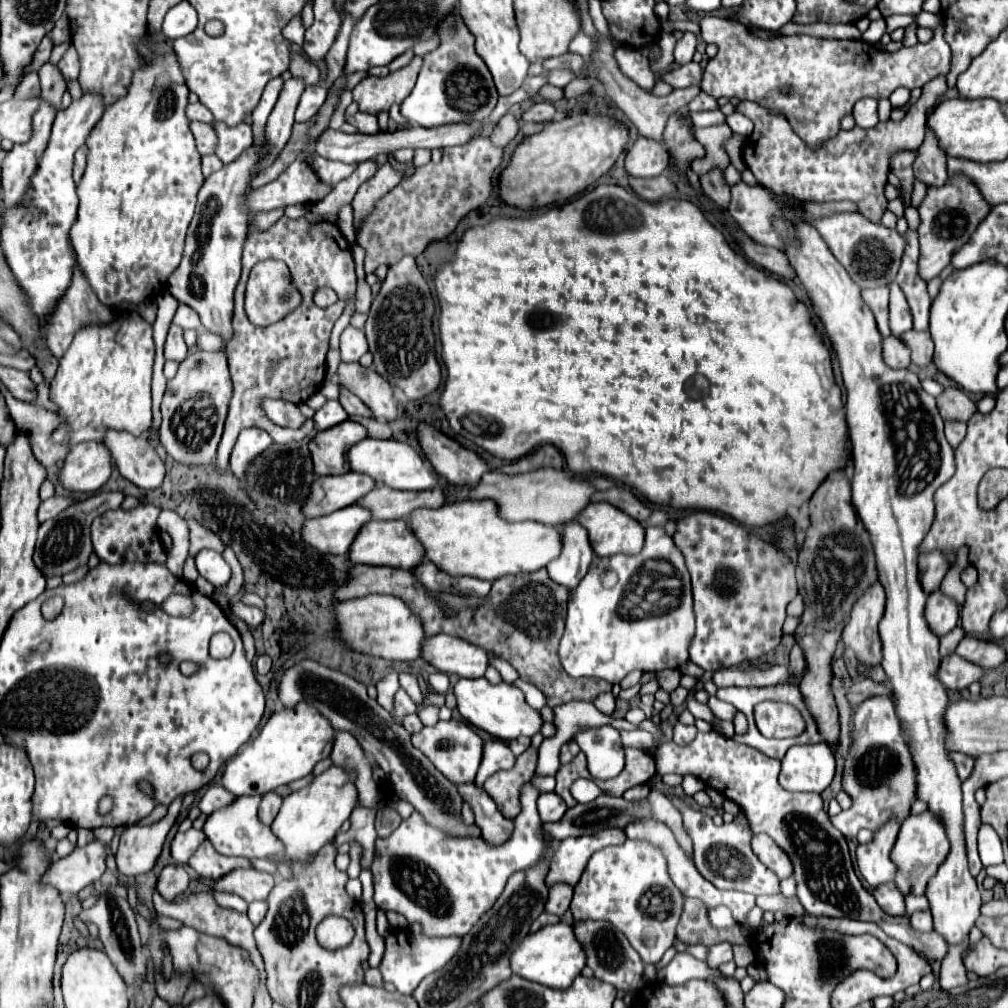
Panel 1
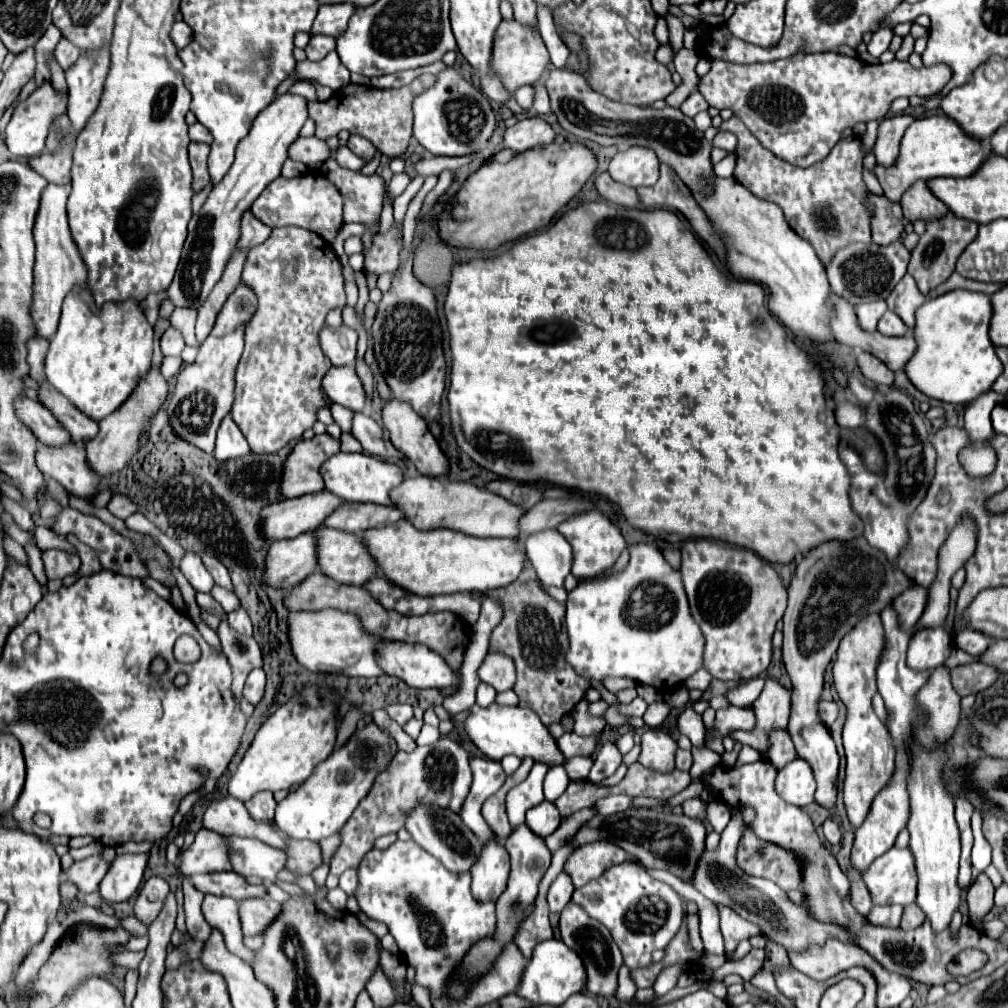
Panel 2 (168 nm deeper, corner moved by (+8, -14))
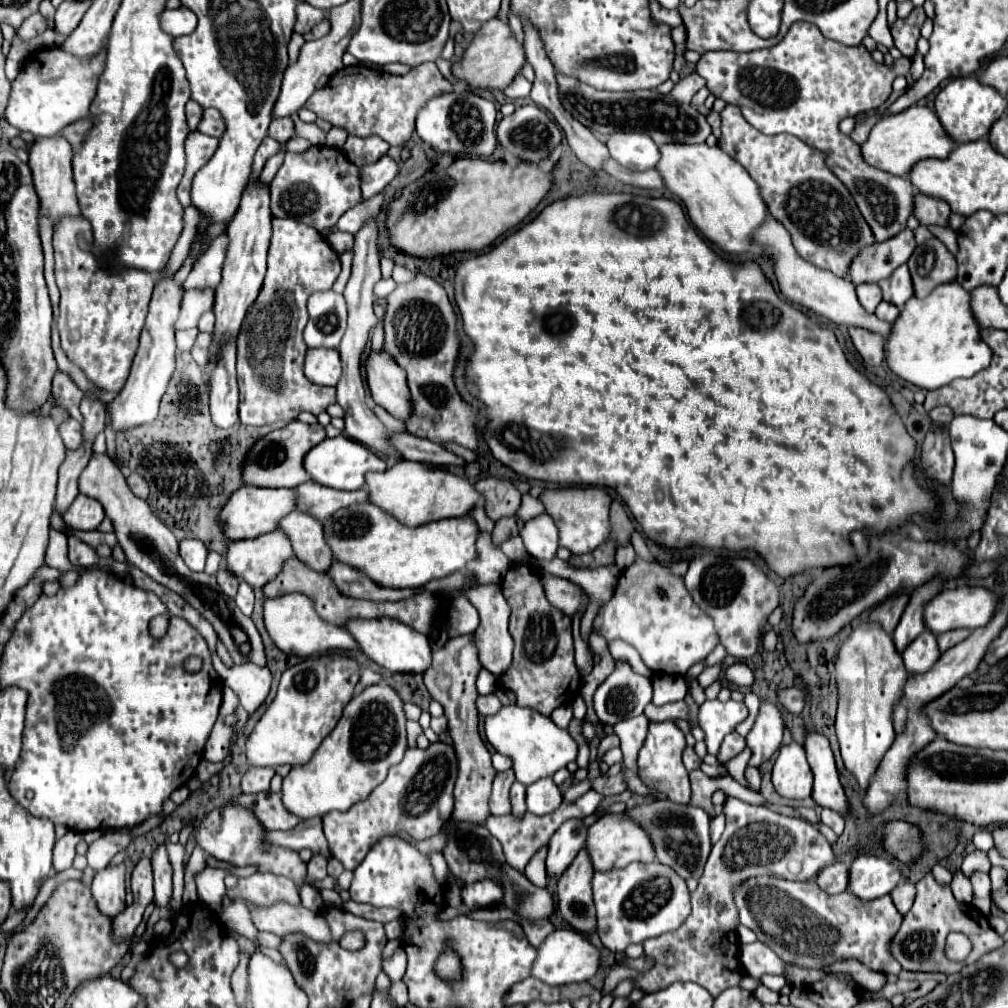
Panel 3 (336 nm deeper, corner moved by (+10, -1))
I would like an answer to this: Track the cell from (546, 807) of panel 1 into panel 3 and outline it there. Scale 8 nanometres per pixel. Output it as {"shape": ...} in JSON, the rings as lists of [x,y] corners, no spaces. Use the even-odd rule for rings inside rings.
{"shape":[[[552,777],[538,779],[538,783],[528,785],[526,789],[526,805],[528,811],[534,815],[546,815],[550,811],[556,811],[562,803],[560,787],[552,781]]]}

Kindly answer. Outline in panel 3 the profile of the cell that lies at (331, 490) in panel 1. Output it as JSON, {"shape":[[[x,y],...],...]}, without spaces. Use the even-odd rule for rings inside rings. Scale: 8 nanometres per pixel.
{"shape":[[[242,485],[234,495],[230,495],[226,507],[222,507],[222,527],[226,527],[226,537],[230,541],[254,539],[262,533],[270,533],[278,527],[278,521],[286,517],[296,507],[294,489],[264,489]]]}

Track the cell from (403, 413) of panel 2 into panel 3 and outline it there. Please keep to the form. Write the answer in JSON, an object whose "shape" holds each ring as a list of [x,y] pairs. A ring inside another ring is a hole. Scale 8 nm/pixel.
{"shape":[[[370,351],[366,359],[366,381],[372,399],[396,419],[406,421],[410,415],[410,391],[406,371],[386,355],[386,351]]]}

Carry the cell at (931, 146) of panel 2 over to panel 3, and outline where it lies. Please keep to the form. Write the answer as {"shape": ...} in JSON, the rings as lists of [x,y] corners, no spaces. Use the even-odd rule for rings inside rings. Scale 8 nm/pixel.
{"shape":[[[910,105],[906,107],[906,111],[880,117],[872,127],[868,139],[860,145],[860,151],[862,151],[862,159],[866,159],[866,163],[874,165],[876,169],[906,177],[916,161],[928,159],[928,157],[946,159],[952,147],[954,147],[954,141],[946,135],[936,113],[928,107]]]}

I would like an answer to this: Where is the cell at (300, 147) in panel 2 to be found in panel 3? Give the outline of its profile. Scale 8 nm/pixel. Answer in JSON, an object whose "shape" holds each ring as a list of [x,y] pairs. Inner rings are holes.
{"shape":[[[290,117],[286,119],[272,119],[268,127],[268,135],[280,143],[286,143],[290,137],[294,137],[294,123]]]}

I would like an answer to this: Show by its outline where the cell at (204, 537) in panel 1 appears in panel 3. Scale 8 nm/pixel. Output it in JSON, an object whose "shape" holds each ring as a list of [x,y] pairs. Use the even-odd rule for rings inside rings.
{"shape":[[[218,569],[216,579],[218,579],[218,585],[222,587],[222,591],[224,591],[230,599],[234,599],[236,589],[238,589],[238,581],[236,581],[236,577],[232,577],[232,575],[230,575],[230,573],[226,573],[224,569]]]}

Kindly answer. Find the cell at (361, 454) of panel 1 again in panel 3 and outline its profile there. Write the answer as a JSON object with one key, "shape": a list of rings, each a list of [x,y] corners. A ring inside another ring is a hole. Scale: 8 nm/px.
{"shape":[[[338,435],[334,439],[326,437],[322,443],[312,447],[306,453],[304,467],[310,473],[312,481],[316,481],[316,483],[322,483],[326,487],[334,487],[340,491],[356,491],[356,489],[364,487],[364,475],[368,471],[384,471],[386,463],[376,453],[372,453],[364,445],[356,443],[354,439],[350,439],[346,435]]]}

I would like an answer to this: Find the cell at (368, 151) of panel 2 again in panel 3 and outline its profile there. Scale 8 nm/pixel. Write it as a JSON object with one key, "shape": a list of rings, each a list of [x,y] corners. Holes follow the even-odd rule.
{"shape":[[[350,135],[346,145],[344,145],[344,155],[358,167],[364,167],[366,163],[374,163],[378,161],[382,155],[386,155],[388,151],[388,143],[380,137],[354,137]]]}

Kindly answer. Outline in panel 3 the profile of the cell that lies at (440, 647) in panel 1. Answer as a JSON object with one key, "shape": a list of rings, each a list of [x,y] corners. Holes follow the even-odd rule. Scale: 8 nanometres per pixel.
{"shape":[[[354,619],[354,623],[346,625],[346,631],[358,639],[358,645],[374,663],[392,673],[424,673],[430,667],[432,649],[428,637],[396,619]]]}

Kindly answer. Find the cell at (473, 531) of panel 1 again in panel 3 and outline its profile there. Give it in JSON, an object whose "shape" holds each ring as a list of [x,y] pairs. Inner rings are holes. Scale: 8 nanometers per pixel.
{"shape":[[[362,503],[336,511],[324,521],[324,529],[326,543],[330,543],[330,549],[334,551],[334,561],[342,561],[368,575],[374,583],[390,589],[424,587],[432,579],[462,571],[468,561],[476,559],[478,525],[468,515],[440,519],[410,529],[386,515],[380,507]]]}

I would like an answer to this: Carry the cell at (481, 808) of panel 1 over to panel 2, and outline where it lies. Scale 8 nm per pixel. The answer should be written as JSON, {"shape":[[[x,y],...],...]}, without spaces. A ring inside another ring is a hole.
{"shape":[[[496,836],[482,842],[482,852],[470,872],[472,894],[478,900],[496,900],[504,892],[510,874],[510,856]]]}

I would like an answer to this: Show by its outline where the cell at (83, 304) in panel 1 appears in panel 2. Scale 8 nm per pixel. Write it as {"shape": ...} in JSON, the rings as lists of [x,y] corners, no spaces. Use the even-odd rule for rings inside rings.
{"shape":[[[48,184],[42,192],[40,210],[34,224],[34,240],[36,240],[36,264],[34,264],[34,294],[30,316],[38,330],[38,336],[50,340],[60,322],[62,302],[74,288],[86,286],[86,268],[76,250],[76,244],[70,236],[68,220],[66,220],[66,200],[70,196],[70,186]]]}

